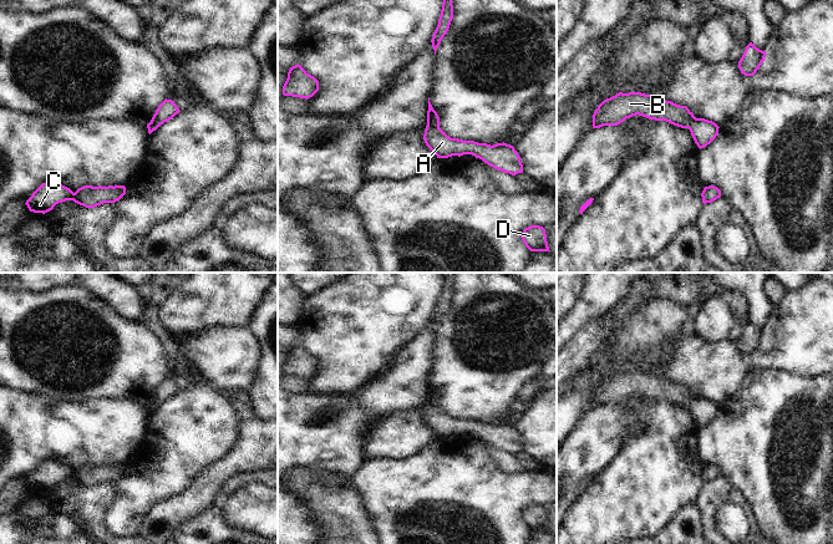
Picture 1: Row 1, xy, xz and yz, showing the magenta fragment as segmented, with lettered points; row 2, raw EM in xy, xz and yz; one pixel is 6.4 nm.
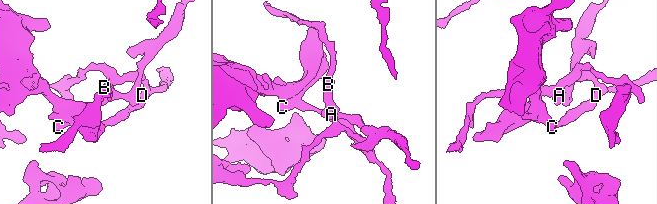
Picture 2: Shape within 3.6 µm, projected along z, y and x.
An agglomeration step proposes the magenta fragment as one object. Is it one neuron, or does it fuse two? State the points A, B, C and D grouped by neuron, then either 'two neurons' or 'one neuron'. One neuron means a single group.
groups A / B C D; two neurons

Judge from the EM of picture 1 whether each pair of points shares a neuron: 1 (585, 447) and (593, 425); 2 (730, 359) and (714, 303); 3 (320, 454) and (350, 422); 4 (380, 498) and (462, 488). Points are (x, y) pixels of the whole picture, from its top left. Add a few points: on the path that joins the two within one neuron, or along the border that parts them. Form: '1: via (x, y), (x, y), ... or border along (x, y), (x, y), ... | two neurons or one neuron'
1: via (590, 442), (593, 440), (593, 430) | one neuron
2: border along (696, 334), (712, 341), (729, 339) | two neurons
3: via (325, 447), (343, 430) | one neuron
4: via (400, 498), (442, 498) | one neuron

